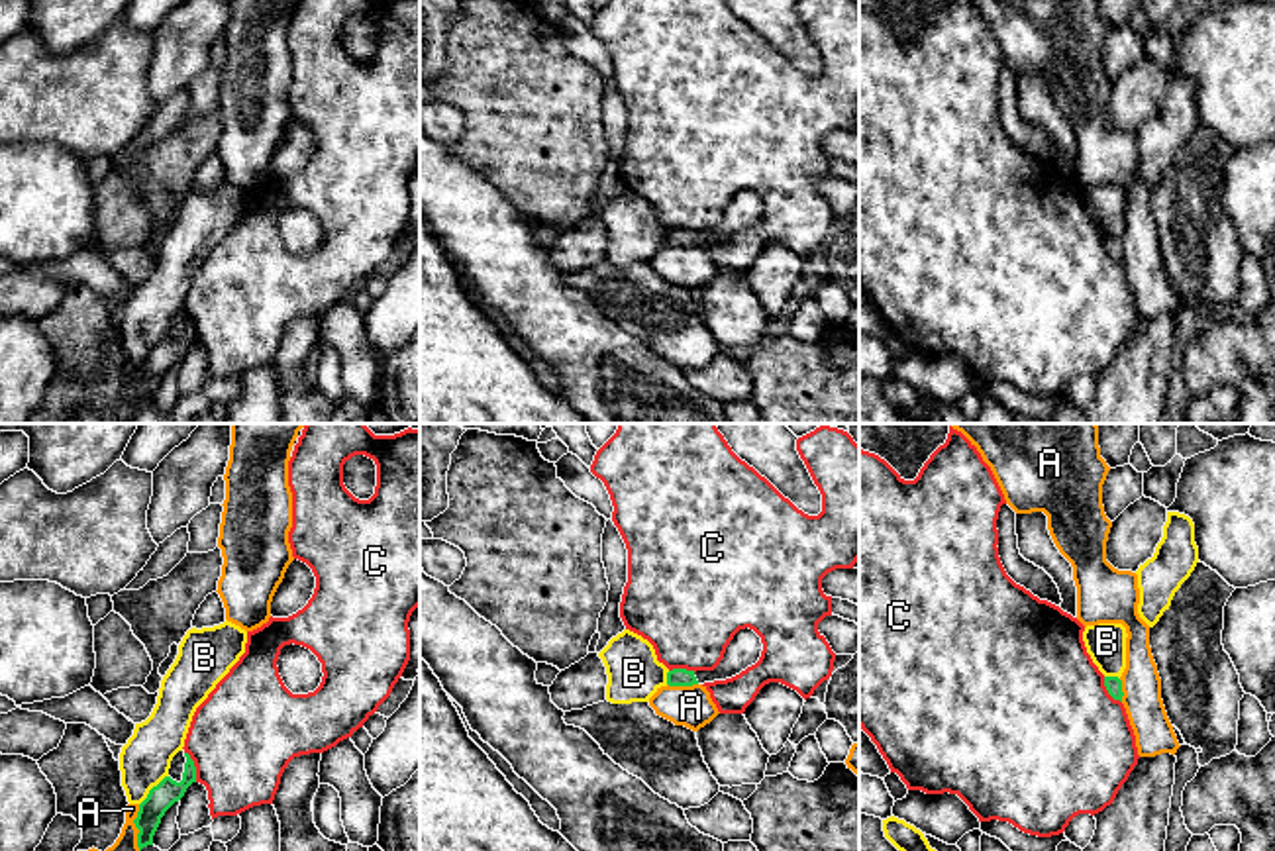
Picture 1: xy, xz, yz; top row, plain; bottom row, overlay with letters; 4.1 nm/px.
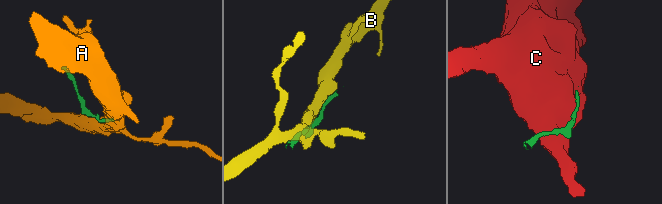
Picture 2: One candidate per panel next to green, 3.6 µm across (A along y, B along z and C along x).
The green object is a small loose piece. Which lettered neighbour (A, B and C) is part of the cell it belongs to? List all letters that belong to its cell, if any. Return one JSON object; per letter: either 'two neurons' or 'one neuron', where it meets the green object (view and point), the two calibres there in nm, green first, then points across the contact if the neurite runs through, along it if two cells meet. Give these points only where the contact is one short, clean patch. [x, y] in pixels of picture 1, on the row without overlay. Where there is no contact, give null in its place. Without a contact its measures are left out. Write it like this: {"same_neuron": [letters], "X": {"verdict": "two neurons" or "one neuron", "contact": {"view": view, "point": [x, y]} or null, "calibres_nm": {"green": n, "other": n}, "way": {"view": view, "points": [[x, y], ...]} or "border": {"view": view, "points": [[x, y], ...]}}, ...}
{"same_neuron": [], "A": {"verdict": "two neurons", "contact": {"view": "xy", "point": [136, 387]}, "calibres_nm": {"green": 110, "other": 120}}, "B": {"verdict": "two neurons", "contact": {"view": "xy", "point": [152, 350]}, "calibres_nm": {"green": 110, "other": 200}}, "C": {"verdict": "two neurons", "contact": {"view": "xy", "point": [195, 328]}, "calibres_nm": {"green": 110, "other": 440}, "border": {"view": "xy", "points": [[185, 312], [193, 322], [197, 342]]}}}

